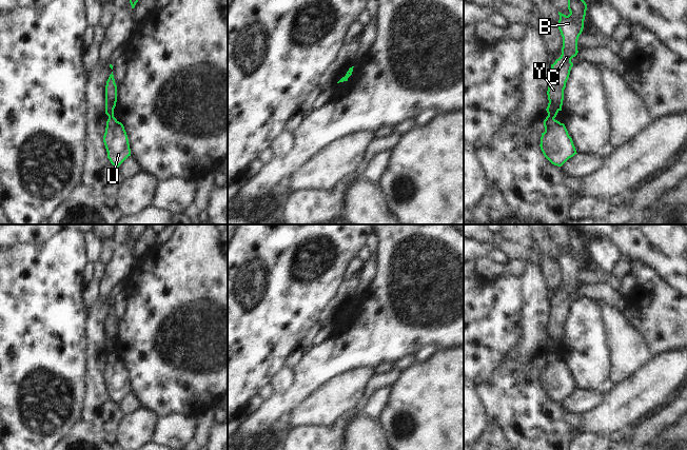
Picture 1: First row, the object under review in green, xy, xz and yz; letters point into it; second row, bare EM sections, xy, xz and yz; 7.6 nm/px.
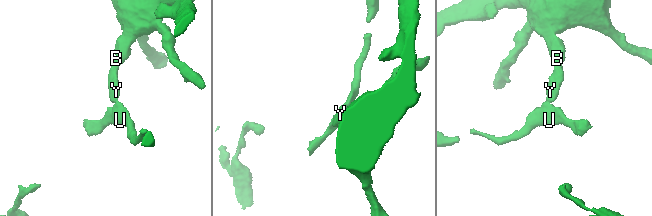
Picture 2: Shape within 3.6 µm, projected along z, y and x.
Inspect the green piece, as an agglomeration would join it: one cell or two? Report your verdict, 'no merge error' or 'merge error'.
merge error

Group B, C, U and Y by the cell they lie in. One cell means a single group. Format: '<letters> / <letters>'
B C Y / U

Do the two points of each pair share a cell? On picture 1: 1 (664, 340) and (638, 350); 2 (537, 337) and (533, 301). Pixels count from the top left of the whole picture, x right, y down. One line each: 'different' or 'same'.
1: different
2: same

